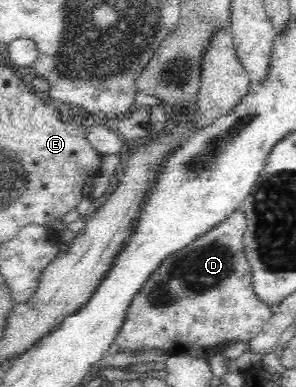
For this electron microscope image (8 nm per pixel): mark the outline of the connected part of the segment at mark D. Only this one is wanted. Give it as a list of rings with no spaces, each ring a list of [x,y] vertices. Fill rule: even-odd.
[[[242,203],[222,222],[200,232],[180,250],[162,258],[130,298],[114,342],[121,350],[160,348],[170,357],[206,359],[231,341],[252,340],[268,324],[273,309],[255,291],[251,266],[243,252],[247,218]]]

